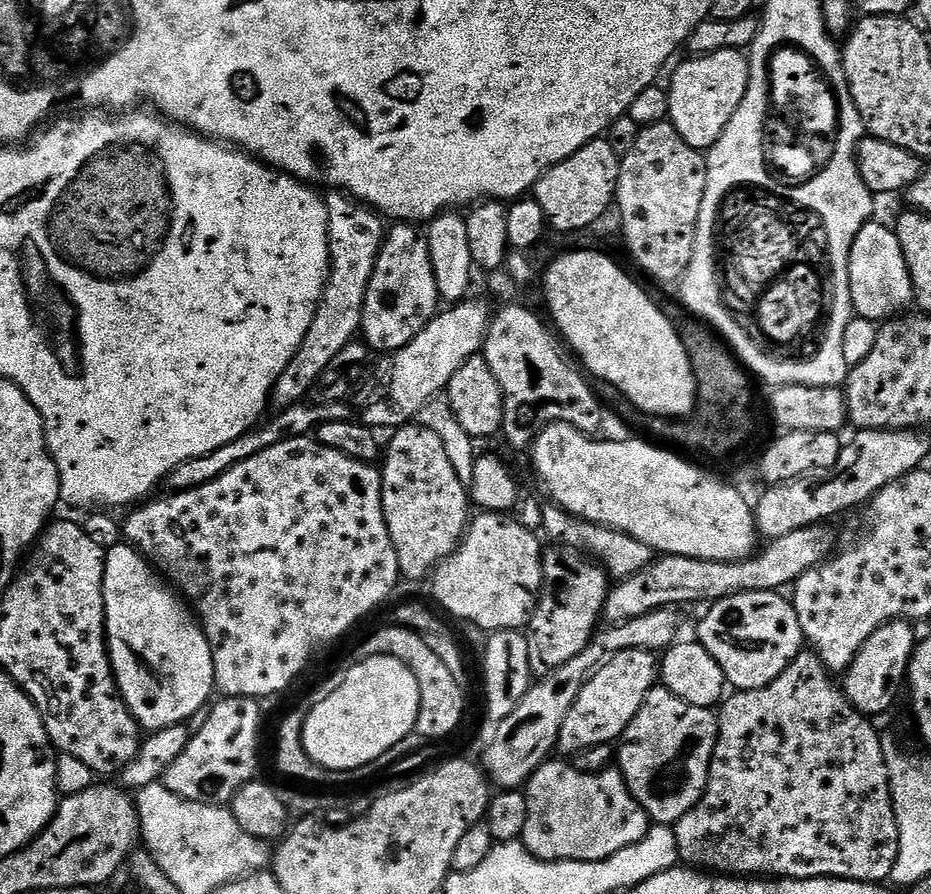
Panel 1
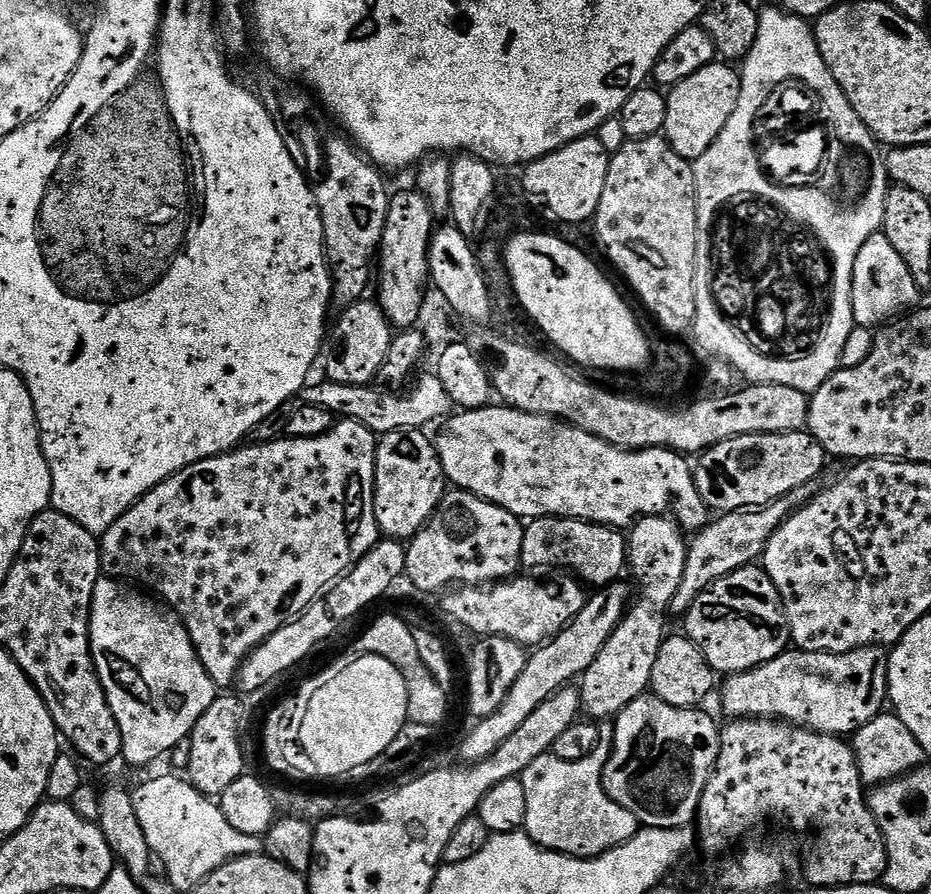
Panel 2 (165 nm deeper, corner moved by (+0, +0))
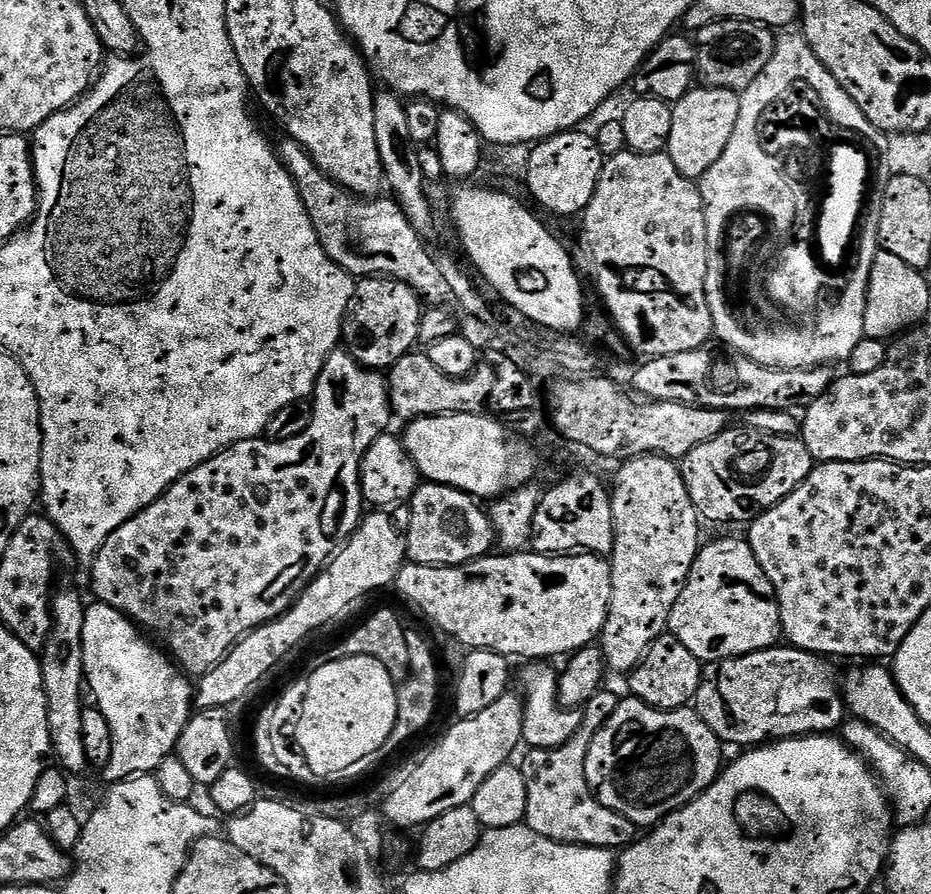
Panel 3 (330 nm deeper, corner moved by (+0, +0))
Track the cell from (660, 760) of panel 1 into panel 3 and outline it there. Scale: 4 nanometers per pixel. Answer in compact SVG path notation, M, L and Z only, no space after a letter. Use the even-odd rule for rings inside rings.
M624 698L612 717L600 727L590 746L586 756L586 776L597 798L610 810L622 814L631 824L655 826L671 812L697 800L713 784L725 763L723 750L722 742L714 730L706 726L699 712L687 707L675 710L652 708L645 700Z

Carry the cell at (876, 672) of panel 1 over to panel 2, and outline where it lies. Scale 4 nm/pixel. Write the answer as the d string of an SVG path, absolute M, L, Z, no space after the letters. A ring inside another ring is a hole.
M883 647L859 648L850 650L846 654L830 654L829 652L802 652L799 650L789 650L783 652L778 658L766 662L757 668L751 668L749 672L737 672L729 675L724 684L724 693L720 696L720 704L724 707L724 712L732 720L782 720L785 724L796 724L800 728L808 728L811 732L821 732L827 736L839 736L848 738L866 726L874 717L885 711L888 704L888 652Z

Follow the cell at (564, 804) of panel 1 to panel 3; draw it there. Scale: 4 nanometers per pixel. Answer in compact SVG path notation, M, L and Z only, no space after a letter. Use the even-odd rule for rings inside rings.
M601 690L586 705L584 712L584 722L578 734L566 742L566 746L558 746L550 750L535 749L531 753L527 764L526 775L528 777L528 814L526 817L527 827L533 828L542 838L553 840L559 844L581 844L584 848L610 848L613 850L623 850L633 843L638 836L637 825L631 824L625 816L610 810L596 796L595 791L588 784L586 776L586 756L598 730L612 715L619 706L621 697L615 696L609 690Z

